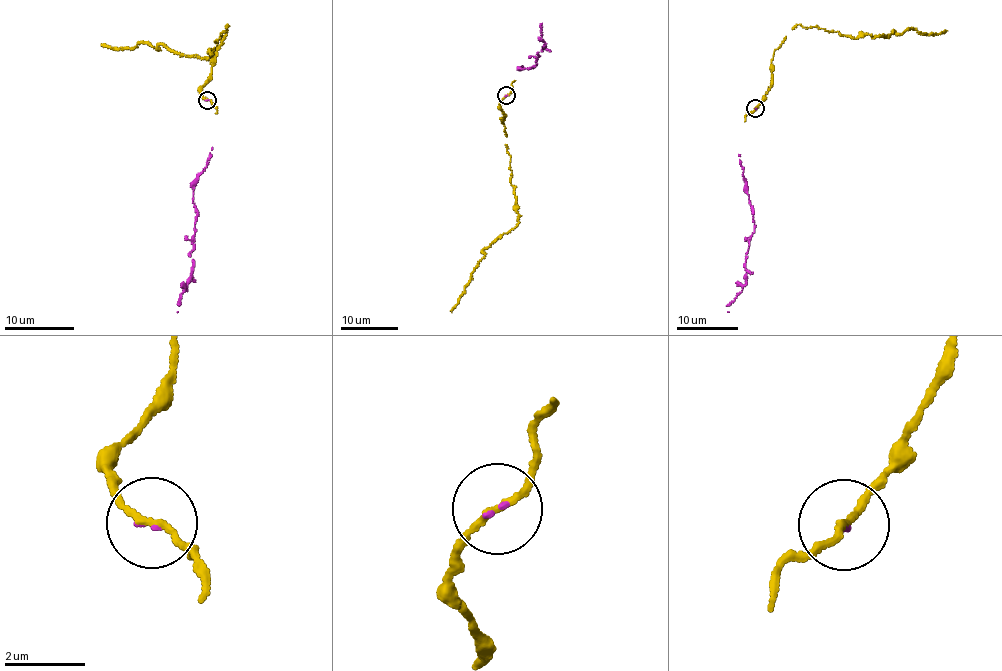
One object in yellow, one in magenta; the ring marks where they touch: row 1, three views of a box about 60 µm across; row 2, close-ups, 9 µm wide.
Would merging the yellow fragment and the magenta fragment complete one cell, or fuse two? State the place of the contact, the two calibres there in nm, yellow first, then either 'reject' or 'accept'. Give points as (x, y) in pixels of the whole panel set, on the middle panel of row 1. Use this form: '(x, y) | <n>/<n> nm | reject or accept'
(506, 95) | 150/60 nm | accept

